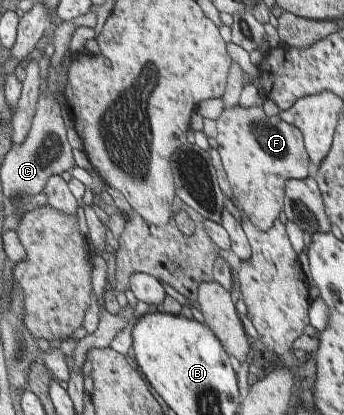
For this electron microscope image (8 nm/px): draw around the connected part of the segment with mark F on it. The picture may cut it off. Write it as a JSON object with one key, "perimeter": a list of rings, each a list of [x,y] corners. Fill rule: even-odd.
{"perimeter":[[[259,106],[223,108],[217,120],[219,135],[216,151],[221,155],[224,173],[231,189],[233,204],[259,229],[269,230],[281,213],[284,182],[287,179],[307,178],[308,158],[302,133],[290,123],[275,116],[265,116]]]}

